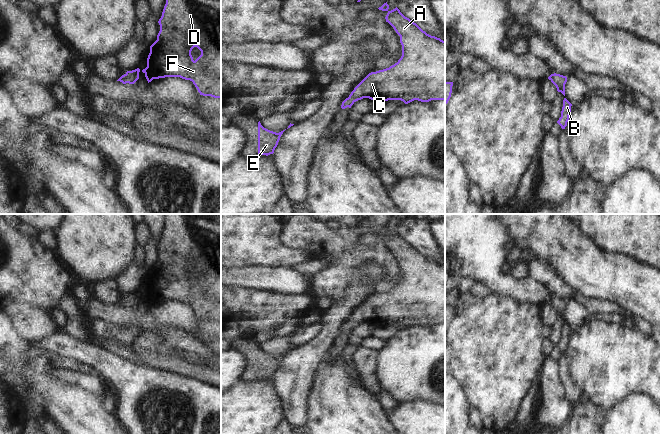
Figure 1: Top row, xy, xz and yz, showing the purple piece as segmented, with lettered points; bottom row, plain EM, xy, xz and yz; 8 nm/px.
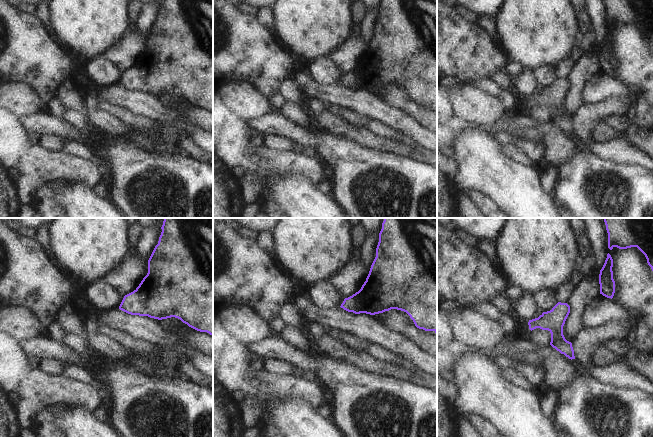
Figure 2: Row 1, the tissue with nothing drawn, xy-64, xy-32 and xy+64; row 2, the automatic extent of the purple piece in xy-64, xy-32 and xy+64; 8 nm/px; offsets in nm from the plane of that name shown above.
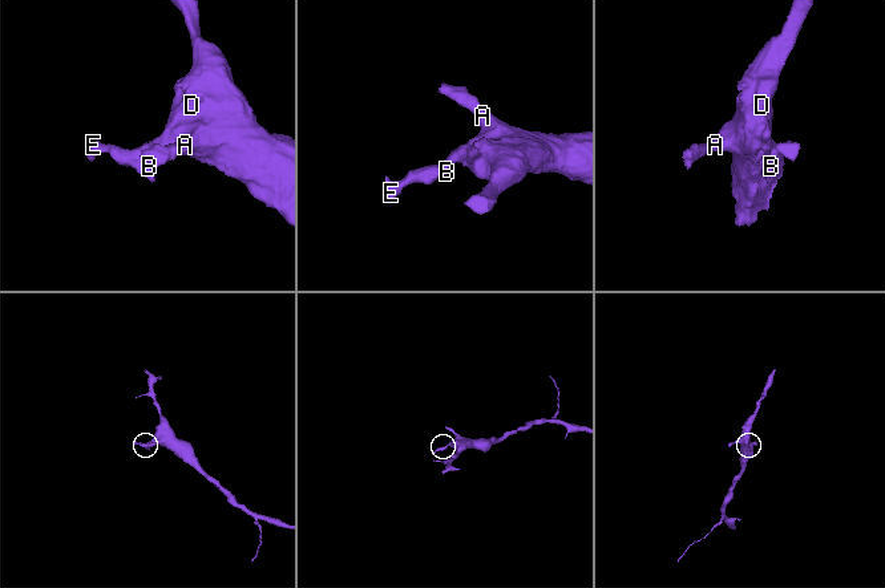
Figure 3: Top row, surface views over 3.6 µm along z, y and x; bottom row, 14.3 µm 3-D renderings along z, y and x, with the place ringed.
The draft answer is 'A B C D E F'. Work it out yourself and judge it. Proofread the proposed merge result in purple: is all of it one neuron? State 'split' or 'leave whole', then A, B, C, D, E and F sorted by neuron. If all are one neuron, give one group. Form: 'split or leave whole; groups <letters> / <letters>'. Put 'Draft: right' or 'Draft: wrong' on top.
Draft: right
leave whole; groups A B C D E F

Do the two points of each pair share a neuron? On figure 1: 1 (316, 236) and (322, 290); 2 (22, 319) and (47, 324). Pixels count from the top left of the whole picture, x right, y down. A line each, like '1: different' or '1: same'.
1: same
2: same

